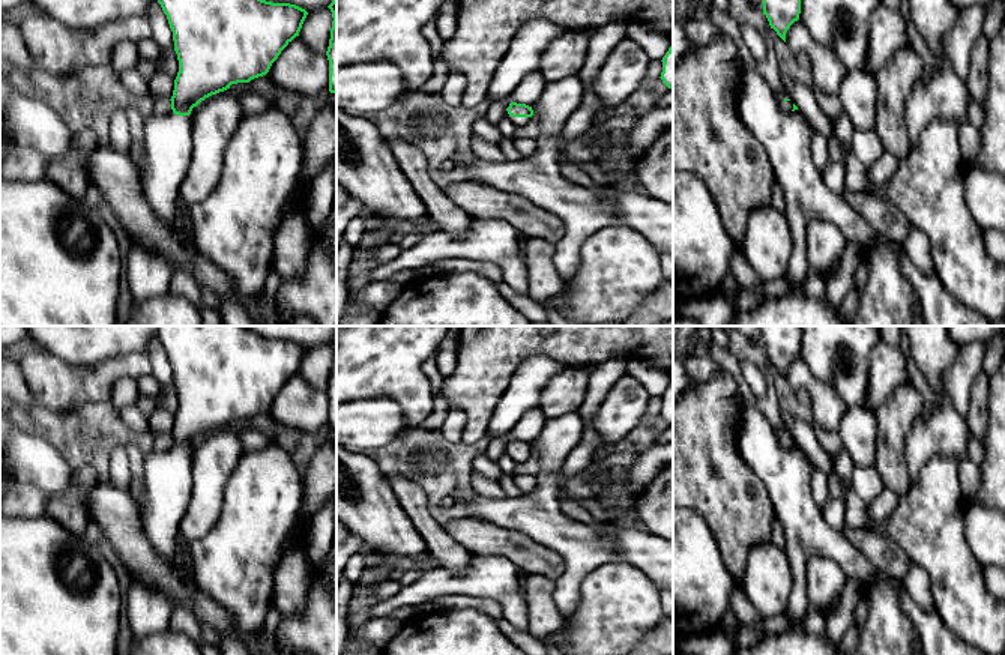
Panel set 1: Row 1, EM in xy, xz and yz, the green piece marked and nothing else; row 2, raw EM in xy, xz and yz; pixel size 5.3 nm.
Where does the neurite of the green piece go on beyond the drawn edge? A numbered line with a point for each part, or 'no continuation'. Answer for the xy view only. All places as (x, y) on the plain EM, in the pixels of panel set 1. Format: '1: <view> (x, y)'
1: xy (167, 475)

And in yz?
1: yz (786, 472)

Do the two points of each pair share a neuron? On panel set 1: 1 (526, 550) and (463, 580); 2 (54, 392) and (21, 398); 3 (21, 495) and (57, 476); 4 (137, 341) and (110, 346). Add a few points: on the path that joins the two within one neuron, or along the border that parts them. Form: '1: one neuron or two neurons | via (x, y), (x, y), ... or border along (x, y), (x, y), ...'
1: two neurons | border along (473, 553), (504, 555), (523, 574)
2: two neurons | border along (18, 364), (39, 404)
3: two neurons | border along (15, 481), (33, 484), (50, 496)
4: one neuron | via (131, 341), (116, 341)

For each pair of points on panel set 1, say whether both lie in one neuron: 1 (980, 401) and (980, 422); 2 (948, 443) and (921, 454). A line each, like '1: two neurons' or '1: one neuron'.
1: one neuron
2: one neuron

